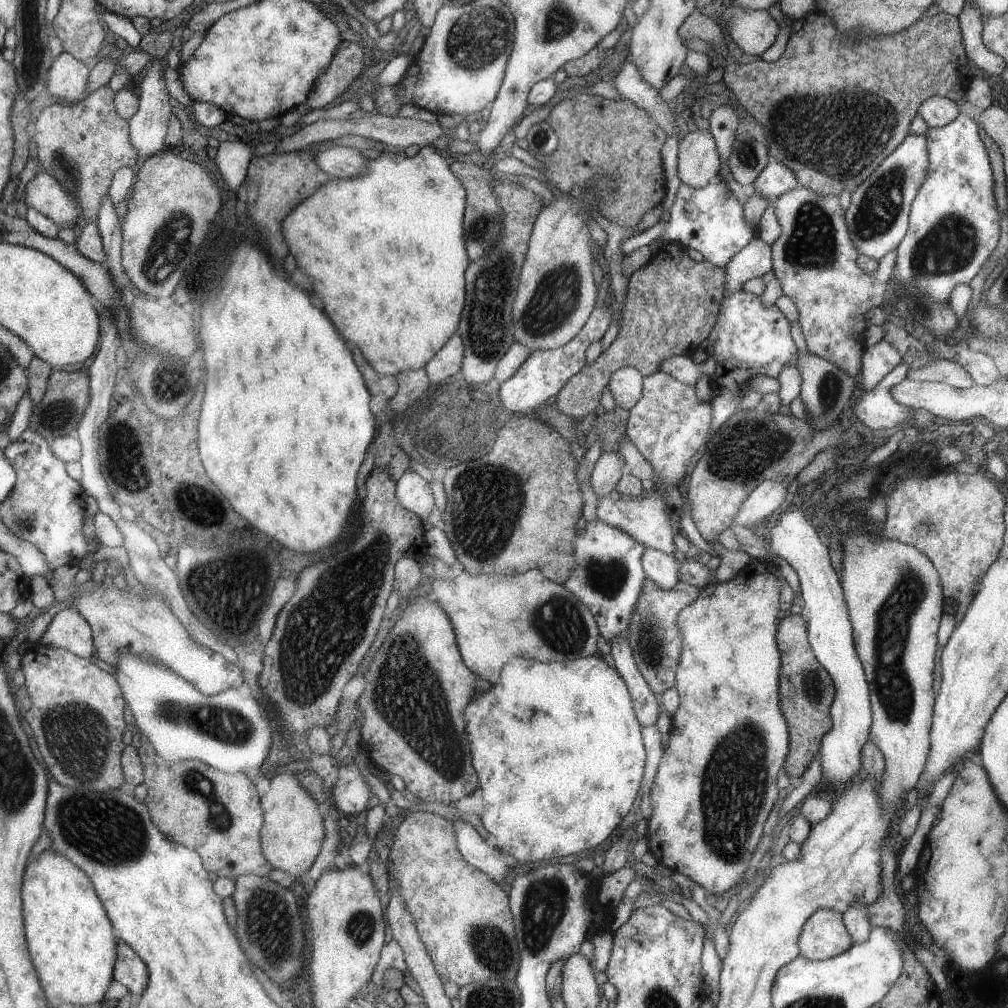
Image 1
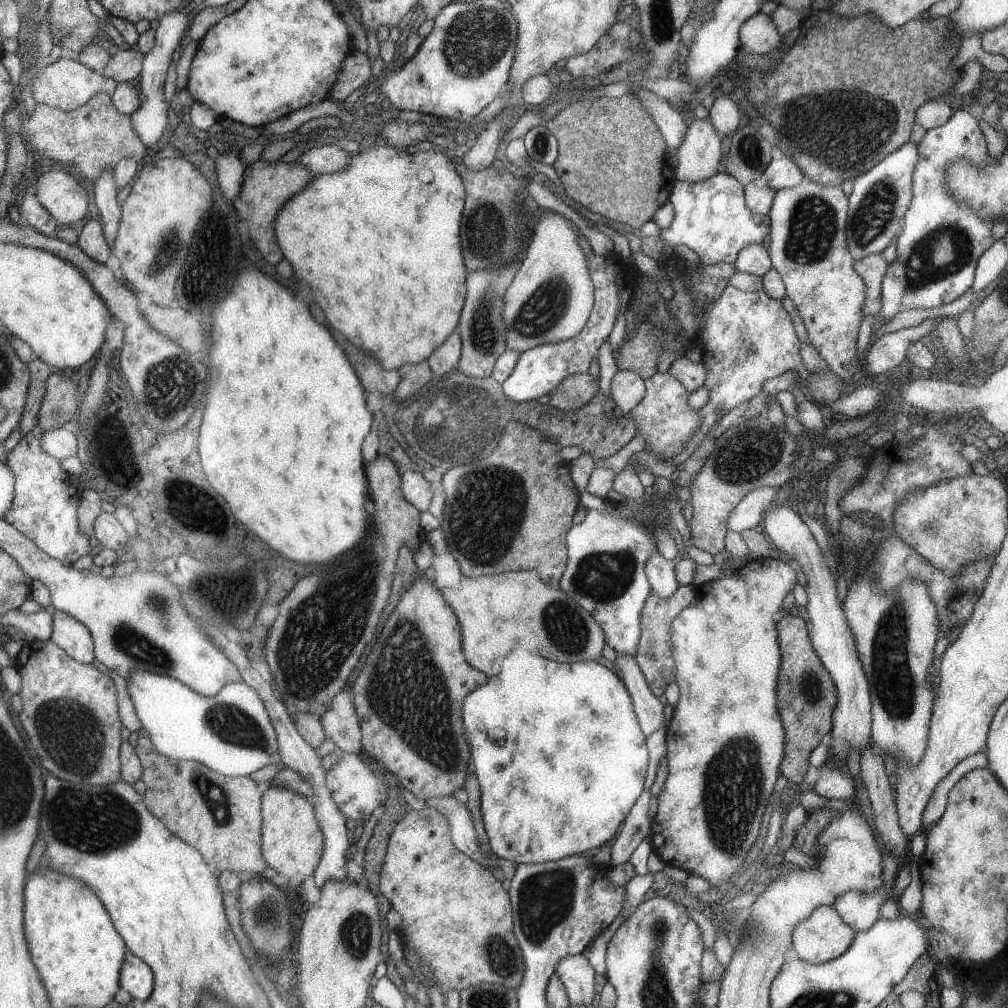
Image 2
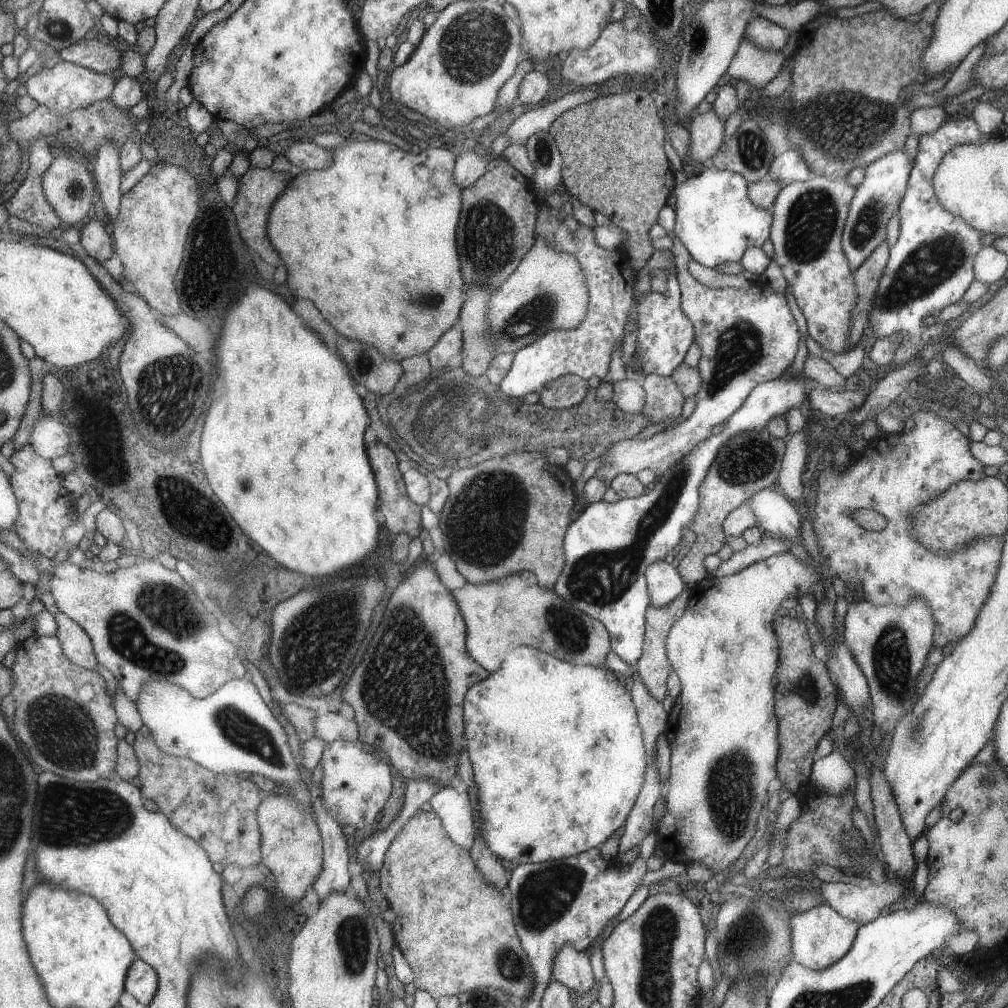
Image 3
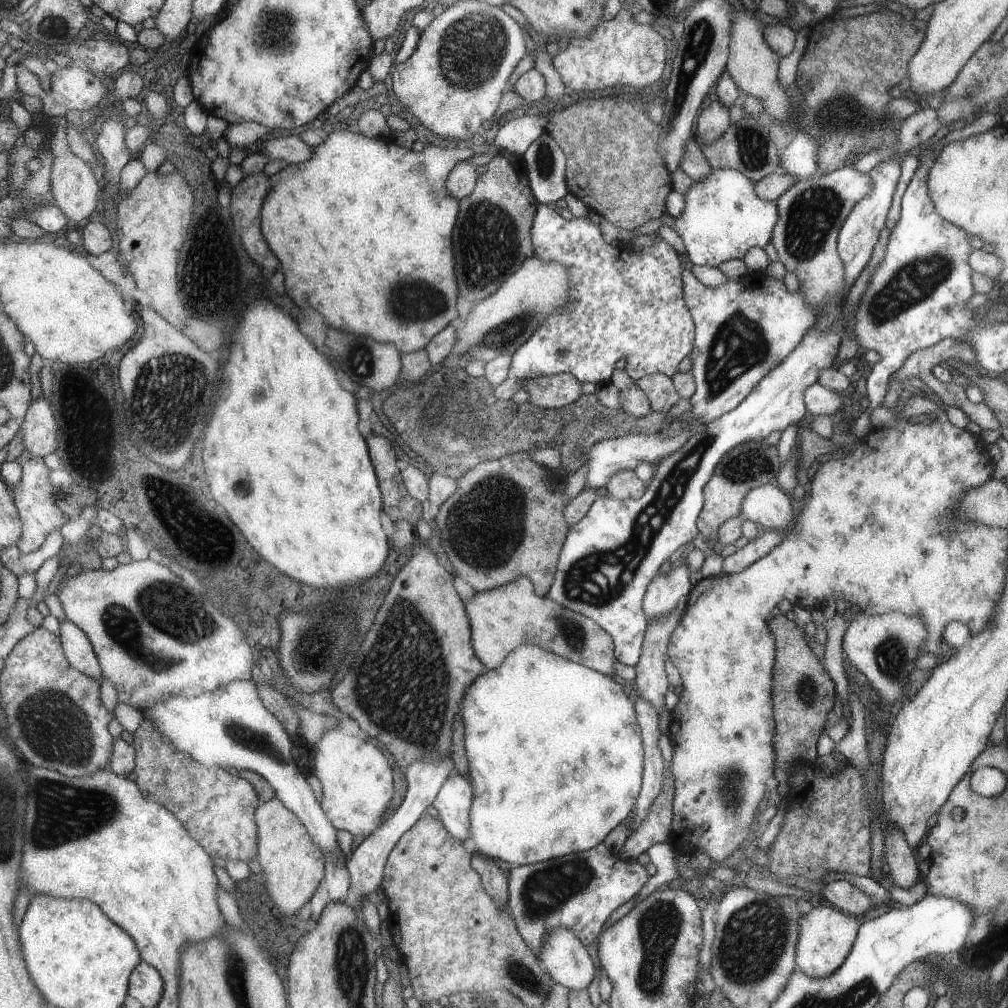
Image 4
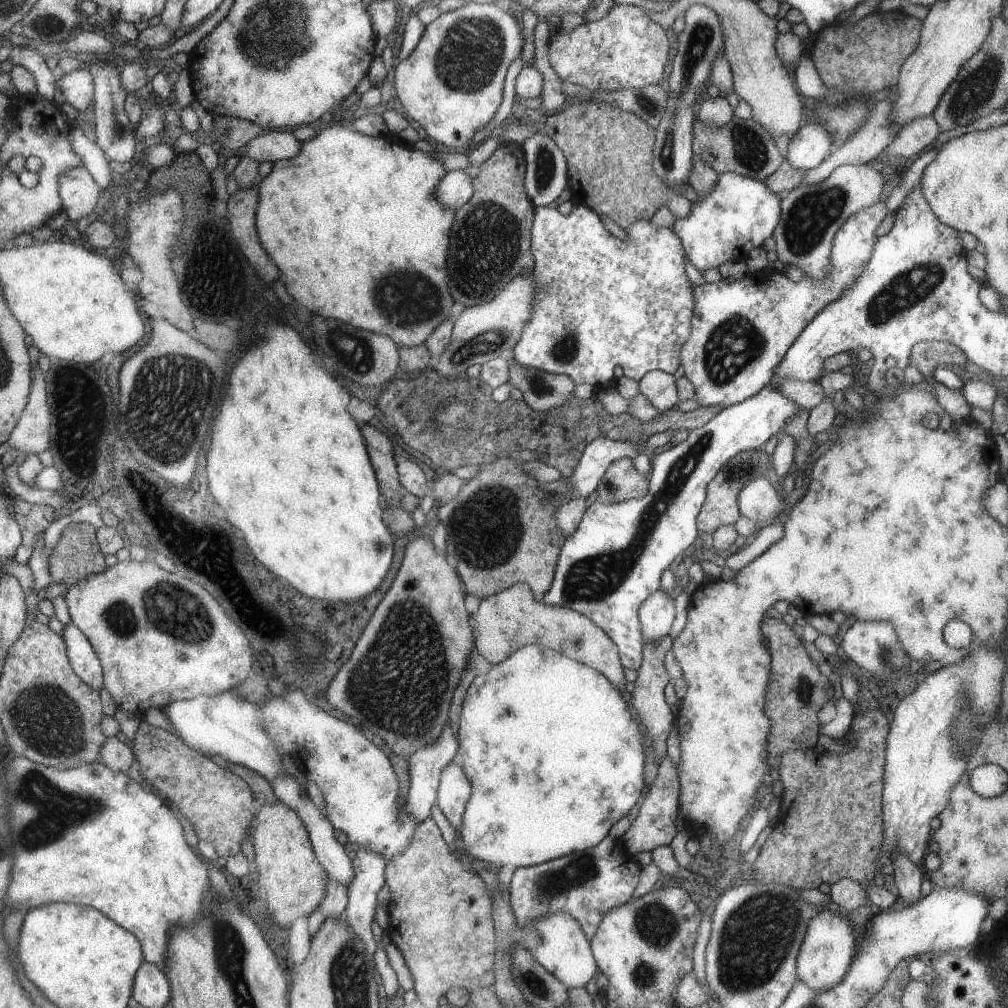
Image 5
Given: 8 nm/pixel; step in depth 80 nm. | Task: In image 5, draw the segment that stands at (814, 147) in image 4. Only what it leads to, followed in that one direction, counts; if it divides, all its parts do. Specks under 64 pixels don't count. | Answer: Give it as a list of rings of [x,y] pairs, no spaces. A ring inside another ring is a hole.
[[[806,120],[803,128],[790,138],[784,158],[794,169],[807,172],[831,154],[831,144],[833,135],[825,127]]]

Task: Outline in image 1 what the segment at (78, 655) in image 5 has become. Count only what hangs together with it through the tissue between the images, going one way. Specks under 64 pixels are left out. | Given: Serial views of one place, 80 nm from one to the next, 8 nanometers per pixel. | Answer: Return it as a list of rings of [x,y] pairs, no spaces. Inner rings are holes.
[[[66,606],[60,610],[38,642],[71,651],[86,659],[96,654],[93,627],[75,607]]]

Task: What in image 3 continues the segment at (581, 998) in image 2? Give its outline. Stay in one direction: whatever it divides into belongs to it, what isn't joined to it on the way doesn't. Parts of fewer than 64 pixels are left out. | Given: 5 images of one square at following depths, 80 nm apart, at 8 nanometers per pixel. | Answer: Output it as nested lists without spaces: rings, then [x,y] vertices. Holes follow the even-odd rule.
[[[569,942],[555,950],[553,965],[551,966],[550,981],[555,980],[563,984],[573,996],[583,996],[593,984],[591,964],[583,952],[577,952],[575,946]]]

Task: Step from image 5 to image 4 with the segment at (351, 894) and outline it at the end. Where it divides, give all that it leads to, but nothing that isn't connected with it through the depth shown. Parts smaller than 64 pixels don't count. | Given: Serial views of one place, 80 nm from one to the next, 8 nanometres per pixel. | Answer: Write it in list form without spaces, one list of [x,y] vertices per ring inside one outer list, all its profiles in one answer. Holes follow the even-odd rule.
[[[449,757],[442,759],[438,763],[415,761],[407,768],[406,773],[406,791],[401,804],[388,815],[388,819],[378,826],[373,833],[366,836],[363,841],[353,850],[351,857],[345,862],[346,869],[350,876],[350,888],[360,896],[368,896],[374,899],[373,895],[377,888],[380,888],[383,869],[386,858],[397,839],[411,828],[412,824],[425,812],[425,808],[432,804],[437,791],[446,781],[448,772],[453,768]]]

